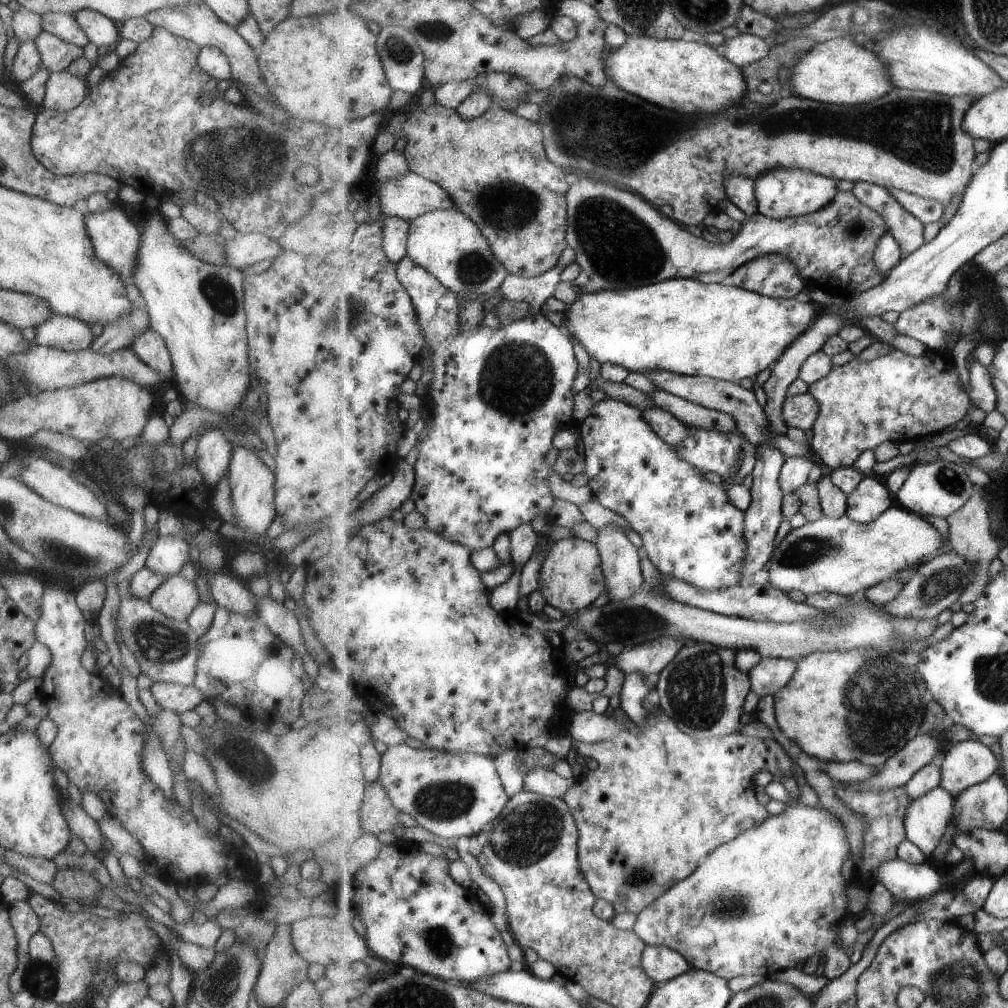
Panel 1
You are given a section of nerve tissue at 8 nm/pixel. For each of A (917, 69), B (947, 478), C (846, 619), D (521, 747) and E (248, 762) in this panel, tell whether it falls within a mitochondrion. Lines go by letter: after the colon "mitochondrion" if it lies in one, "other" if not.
A: other
B: mitochondrion
C: mitochondrion
D: other
E: mitochondrion

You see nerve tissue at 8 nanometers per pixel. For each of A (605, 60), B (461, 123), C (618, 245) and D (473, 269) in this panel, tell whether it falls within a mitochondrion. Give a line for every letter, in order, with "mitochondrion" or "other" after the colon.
A: other
B: other
C: mitochondrion
D: mitochondrion

